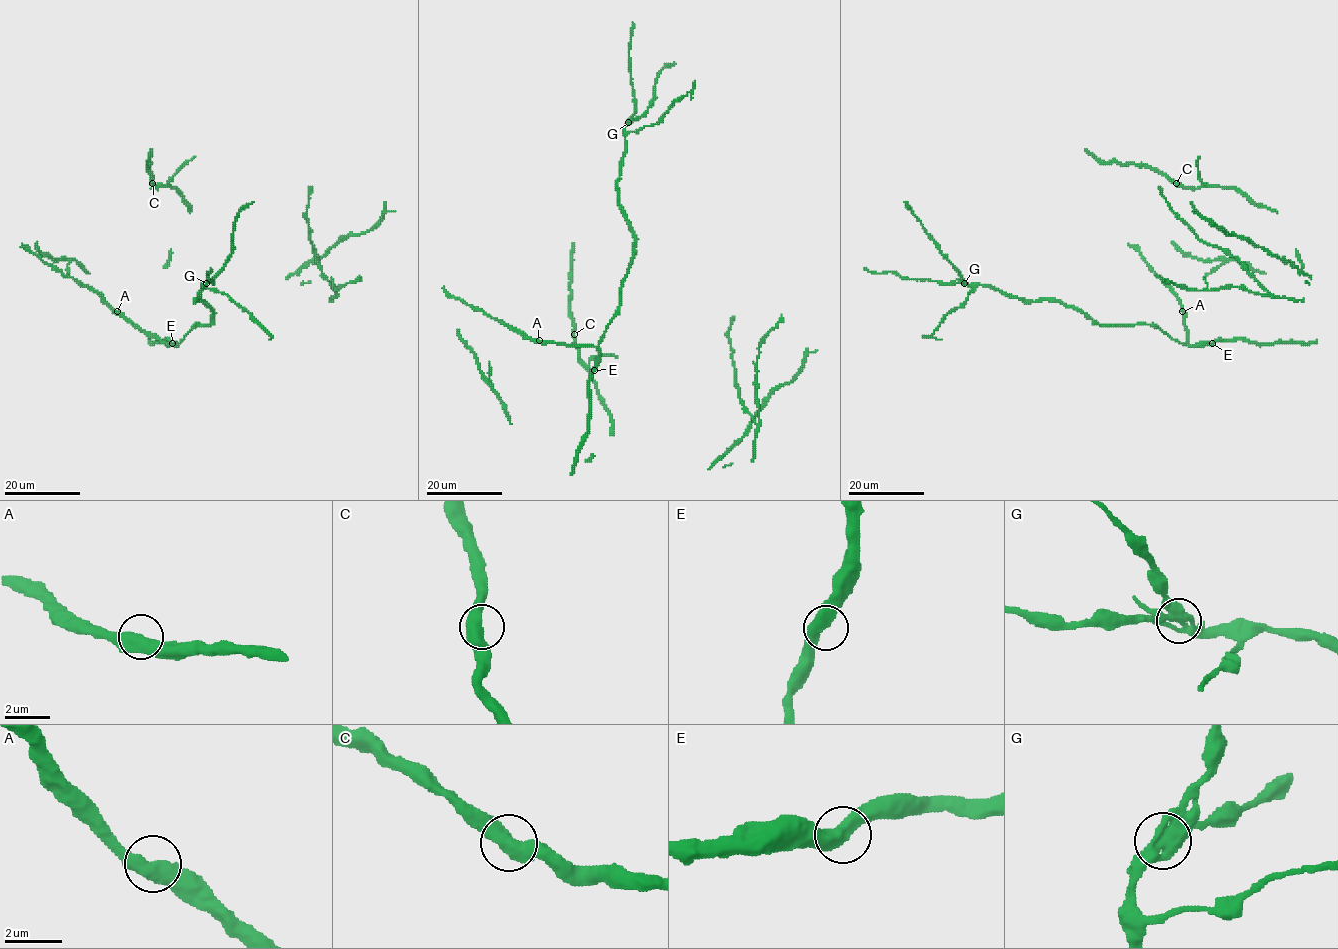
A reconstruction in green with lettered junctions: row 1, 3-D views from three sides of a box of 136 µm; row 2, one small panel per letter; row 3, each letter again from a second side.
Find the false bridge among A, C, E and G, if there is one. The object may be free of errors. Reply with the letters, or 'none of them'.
none of them

